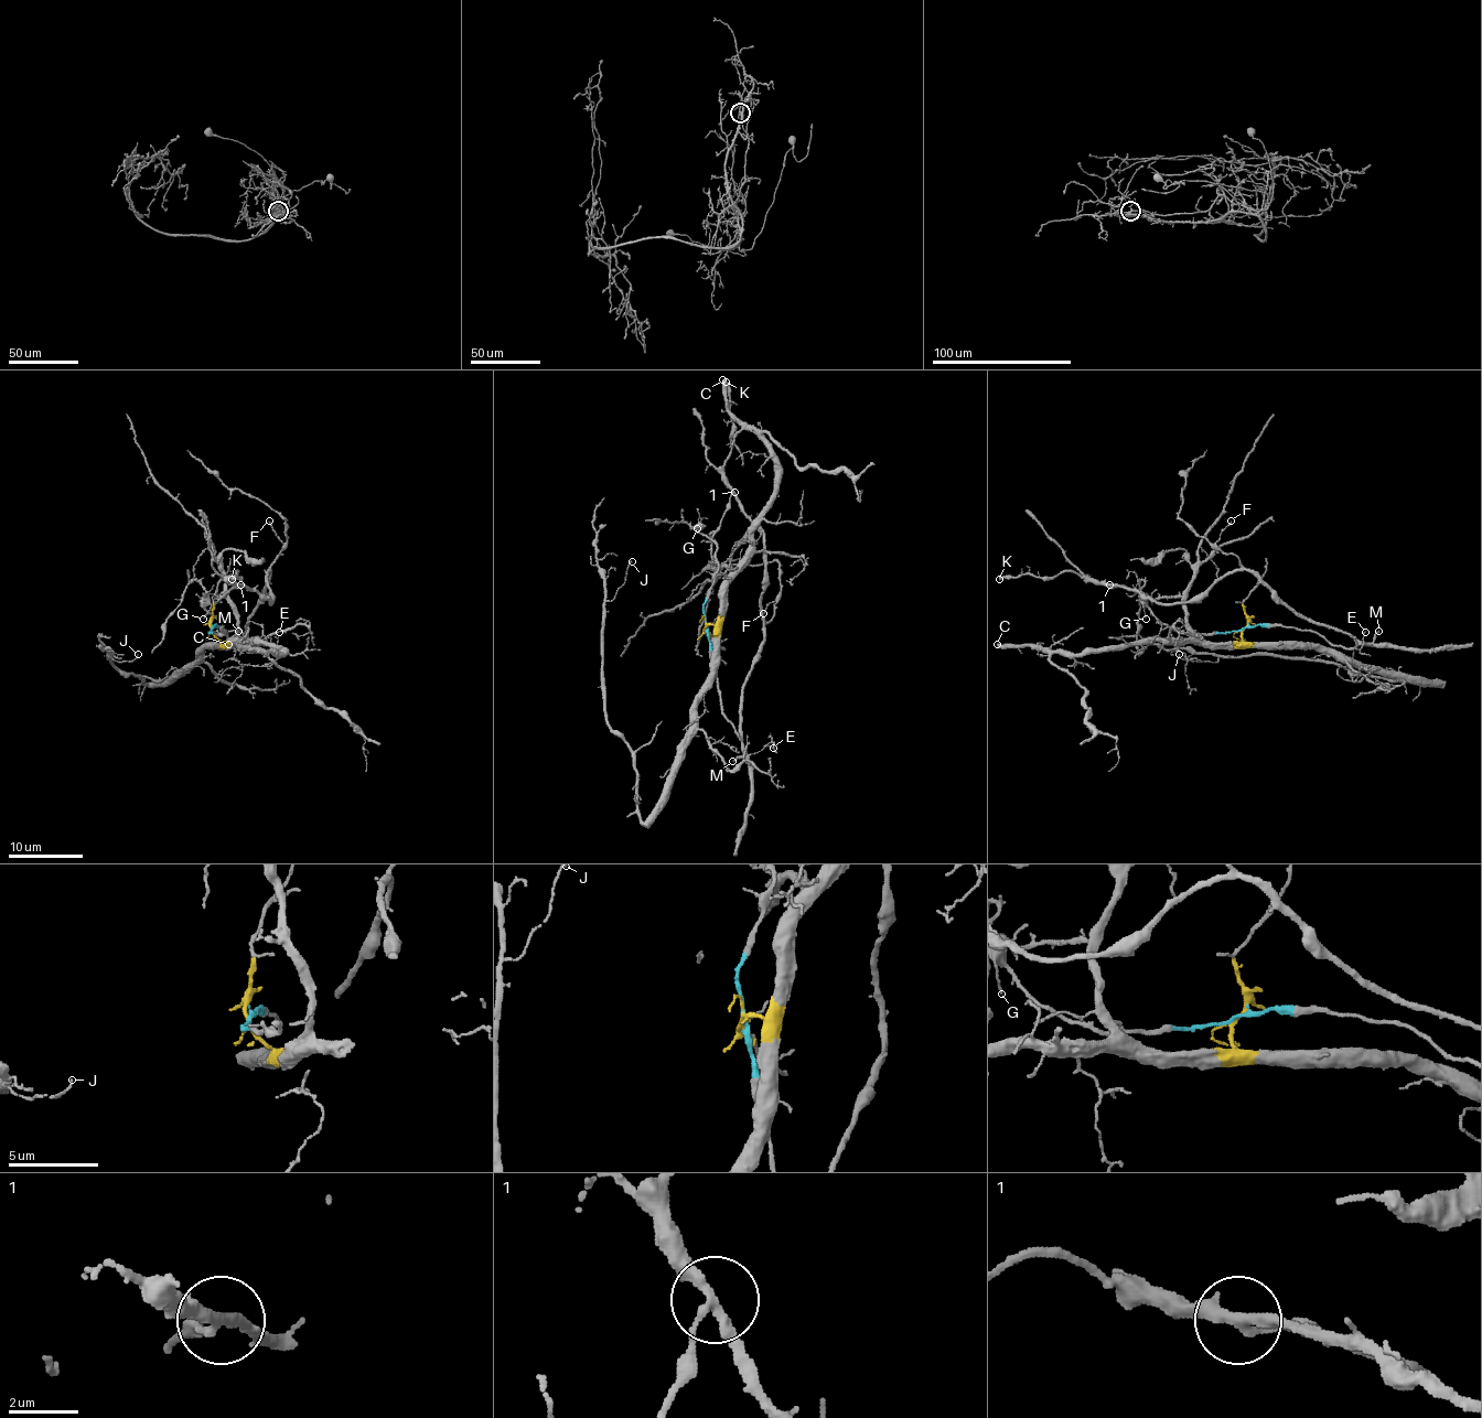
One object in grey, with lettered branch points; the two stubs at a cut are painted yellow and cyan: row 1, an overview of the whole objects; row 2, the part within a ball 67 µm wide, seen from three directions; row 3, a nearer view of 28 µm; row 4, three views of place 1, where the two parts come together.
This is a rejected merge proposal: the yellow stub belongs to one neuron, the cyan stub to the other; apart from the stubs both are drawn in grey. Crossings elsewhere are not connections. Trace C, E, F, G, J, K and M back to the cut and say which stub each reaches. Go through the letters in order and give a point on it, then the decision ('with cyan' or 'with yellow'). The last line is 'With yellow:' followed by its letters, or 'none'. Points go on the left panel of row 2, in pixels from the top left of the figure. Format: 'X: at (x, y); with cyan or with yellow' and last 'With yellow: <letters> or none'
C: at (228, 644); with yellow
E: at (279, 632); with cyan
F: at (269, 520); with cyan
G: at (203, 619); with cyan
J: at (138, 654); with yellow
K: at (232, 579); with cyan
M: at (238, 631); with cyan
With yellow: C, J

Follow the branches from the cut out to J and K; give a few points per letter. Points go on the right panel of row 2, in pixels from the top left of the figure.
J: (1243, 629), (1244, 641), (1305, 643), (1439, 683), (1268, 654), (1216, 662), (1179, 654)
K: (1243, 629), (1278, 624), (1356, 643), (1295, 615), (1246, 570), (1188, 602), (1156, 603), (1069, 572), (999, 579)

